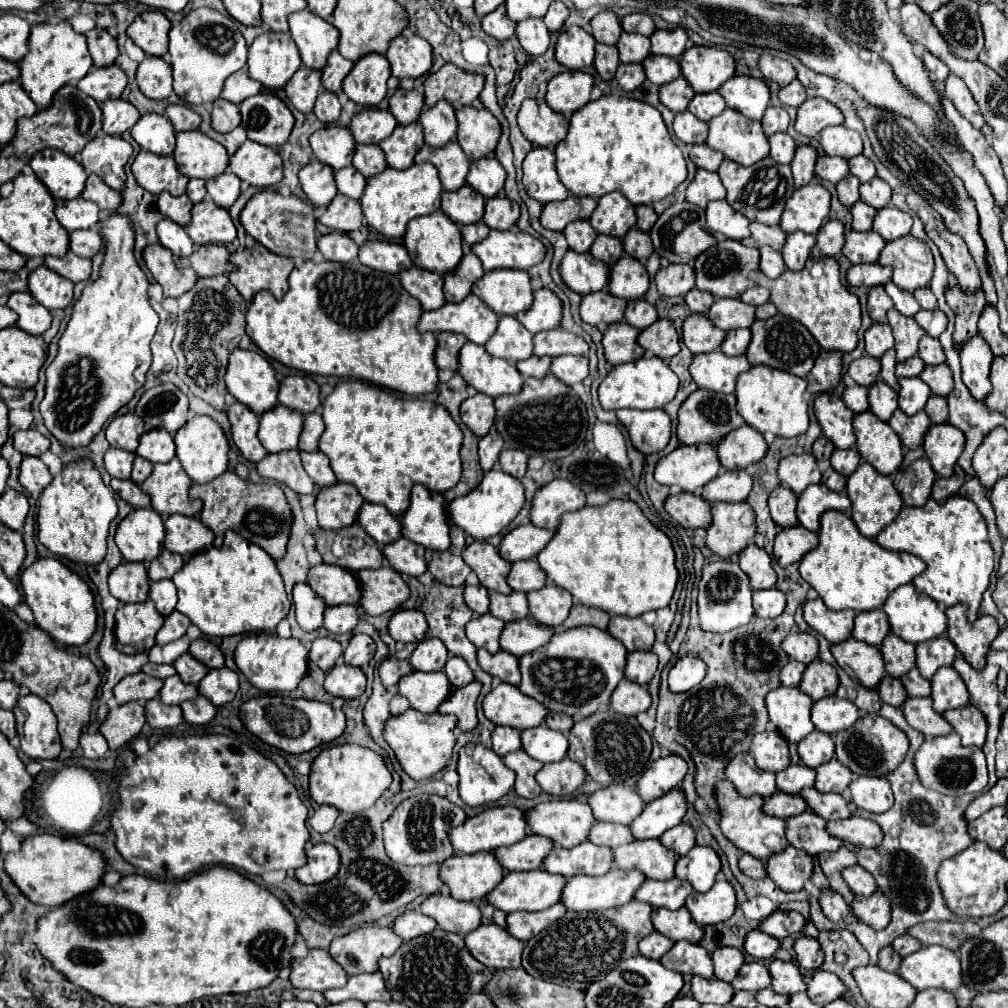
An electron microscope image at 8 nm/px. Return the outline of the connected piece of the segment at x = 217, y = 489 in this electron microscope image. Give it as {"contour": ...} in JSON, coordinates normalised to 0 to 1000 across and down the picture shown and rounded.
{"contour":[[[222,467],[218,473],[214,473],[208,479],[202,481],[190,481],[188,491],[192,495],[200,495],[202,503],[198,509],[198,517],[212,527],[214,535],[212,541],[218,543],[222,529],[226,525],[236,525],[240,521],[238,531],[256,543],[260,543],[270,555],[280,555],[284,551],[284,543],[288,537],[288,525],[292,519],[290,503],[282,491],[282,487],[274,479],[252,480],[248,477],[240,477],[232,467]]]}

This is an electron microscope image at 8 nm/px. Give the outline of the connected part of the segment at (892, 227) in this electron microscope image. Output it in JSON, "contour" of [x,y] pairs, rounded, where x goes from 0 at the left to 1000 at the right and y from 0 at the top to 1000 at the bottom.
{"contour":[[[877,205],[867,215],[867,229],[875,233],[879,239],[893,237],[901,233],[903,227],[905,227],[903,211],[897,211],[889,205]]]}

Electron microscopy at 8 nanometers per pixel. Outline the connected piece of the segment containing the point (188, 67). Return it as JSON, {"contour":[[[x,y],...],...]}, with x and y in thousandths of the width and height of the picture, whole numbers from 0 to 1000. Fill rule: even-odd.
{"contour":[[[192,9],[179,25],[169,29],[169,59],[173,72],[173,92],[190,104],[210,102],[218,96],[222,78],[244,64],[246,47],[228,15],[212,9]]]}

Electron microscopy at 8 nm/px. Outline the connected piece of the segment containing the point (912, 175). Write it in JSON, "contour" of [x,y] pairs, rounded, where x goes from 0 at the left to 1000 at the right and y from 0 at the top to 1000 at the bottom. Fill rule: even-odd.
{"contour":[[[857,100],[849,102],[851,114],[857,120],[859,132],[865,140],[867,152],[869,156],[875,160],[875,164],[879,164],[887,176],[891,176],[897,184],[905,186],[909,191],[913,191],[937,217],[938,225],[944,231],[952,233],[960,247],[962,253],[968,259],[968,265],[972,269],[974,275],[974,287],[978,291],[978,299],[982,303],[988,303],[988,285],[986,285],[986,277],[982,273],[980,267],[980,257],[978,257],[978,241],[972,235],[972,225],[970,225],[970,213],[968,213],[968,205],[964,201],[964,197],[960,195],[960,189],[954,182],[952,176],[948,176],[944,172],[944,166],[933,156],[933,152],[921,144],[921,140],[917,136],[913,136],[913,130],[909,130],[909,124],[903,122],[901,118],[897,118],[895,114],[885,114],[883,110],[873,110]]]}

